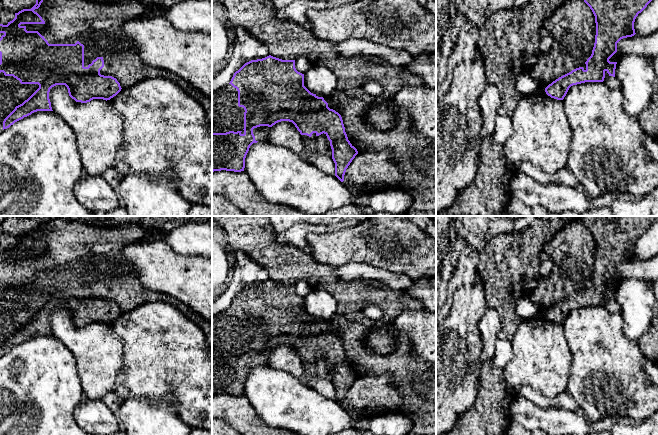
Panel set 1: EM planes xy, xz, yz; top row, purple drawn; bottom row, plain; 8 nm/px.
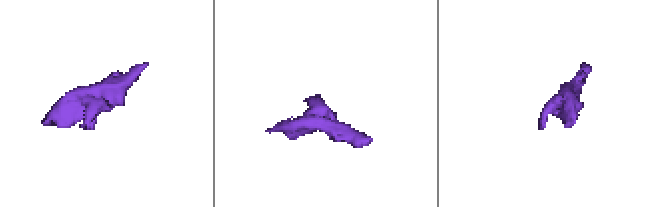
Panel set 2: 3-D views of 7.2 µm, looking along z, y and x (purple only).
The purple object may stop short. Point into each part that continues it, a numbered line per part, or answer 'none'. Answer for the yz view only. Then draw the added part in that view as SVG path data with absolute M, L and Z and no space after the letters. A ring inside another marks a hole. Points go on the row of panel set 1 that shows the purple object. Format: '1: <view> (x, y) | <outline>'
1: yz (572, 26) | M584 0L564 1L543 23L543 27L553 38L553 45L546 53L541 53L537 63L529 72L541 88L546 88L559 77L582 67L591 56L595 43L595 16Z

